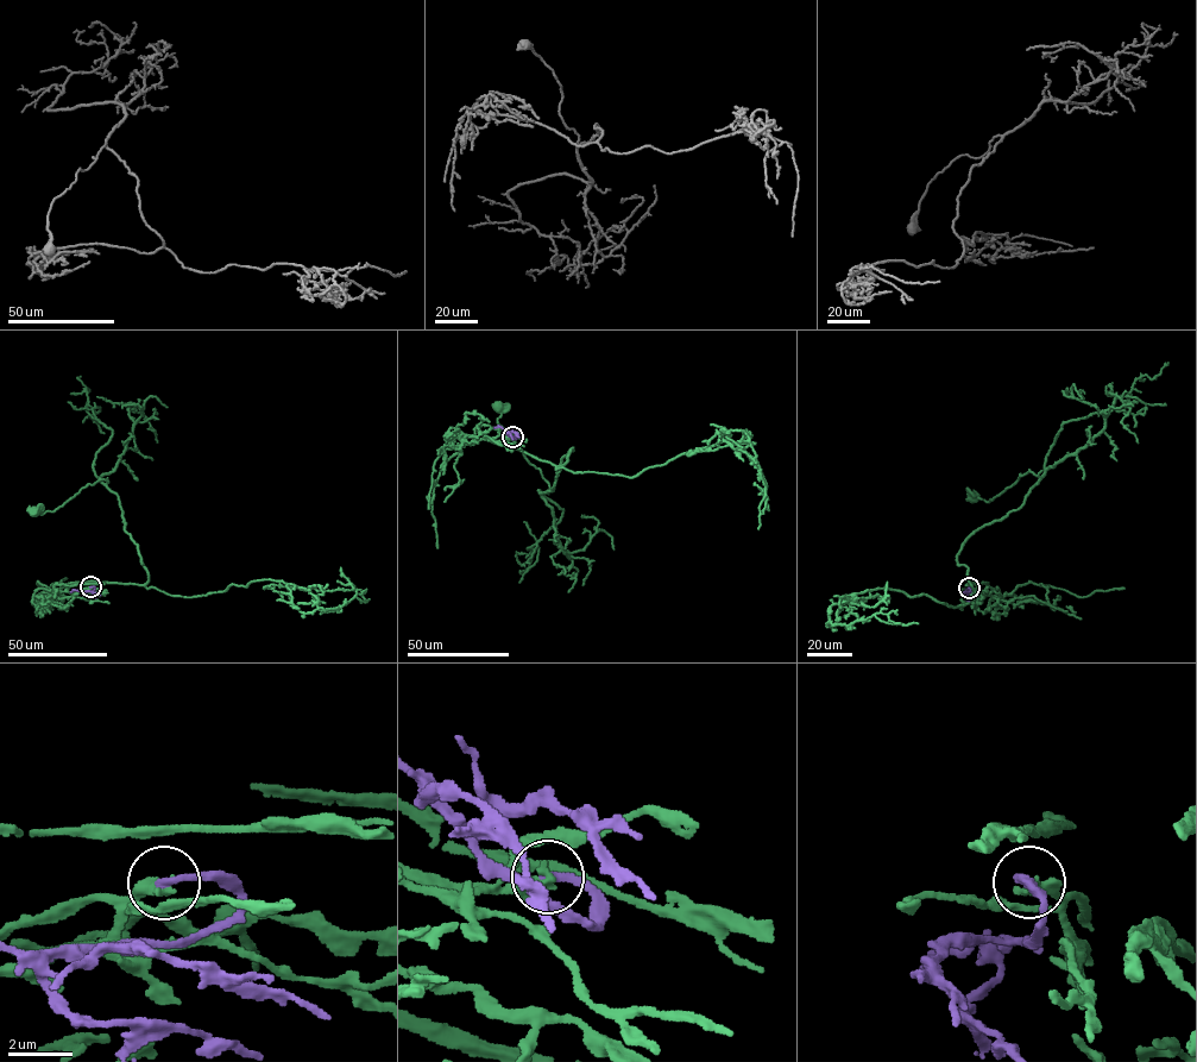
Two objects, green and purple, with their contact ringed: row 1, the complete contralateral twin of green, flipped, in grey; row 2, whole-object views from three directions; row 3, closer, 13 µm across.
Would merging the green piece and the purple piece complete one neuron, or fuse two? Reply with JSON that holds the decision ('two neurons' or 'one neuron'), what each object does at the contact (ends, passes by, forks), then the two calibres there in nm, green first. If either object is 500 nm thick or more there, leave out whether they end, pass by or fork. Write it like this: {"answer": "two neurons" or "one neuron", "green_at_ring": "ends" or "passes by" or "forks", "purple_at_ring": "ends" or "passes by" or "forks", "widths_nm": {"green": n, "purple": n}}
{"answer": "one neuron", "green_at_ring": "ends", "purple_at_ring": "ends", "widths_nm": {"green": 400, "purple": 240}}

